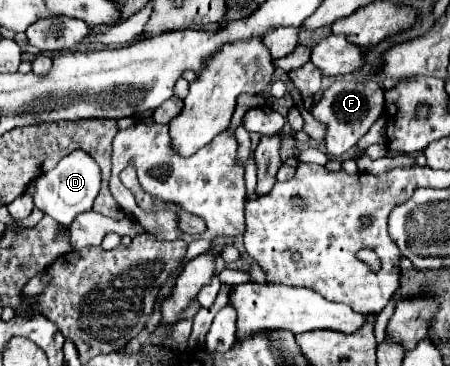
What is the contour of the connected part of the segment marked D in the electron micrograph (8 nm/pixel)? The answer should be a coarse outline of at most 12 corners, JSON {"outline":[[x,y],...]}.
{"outline":[[81,149],[37,179],[33,201],[69,227],[91,211],[99,165]]}

